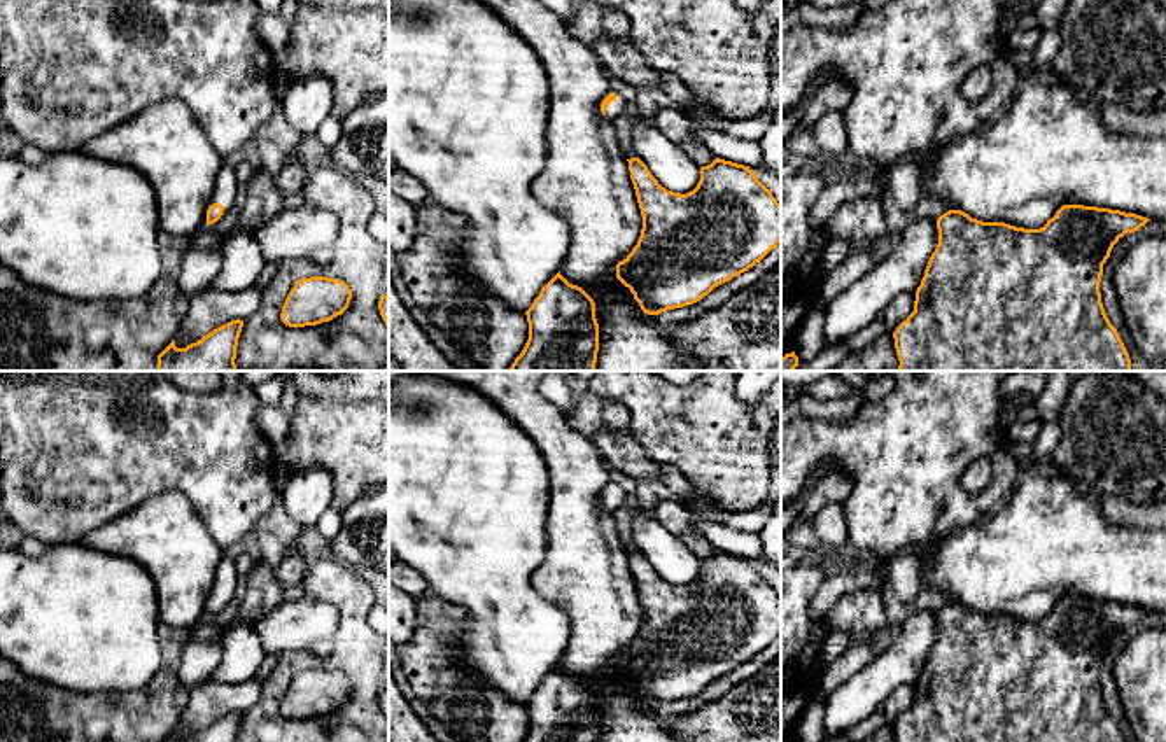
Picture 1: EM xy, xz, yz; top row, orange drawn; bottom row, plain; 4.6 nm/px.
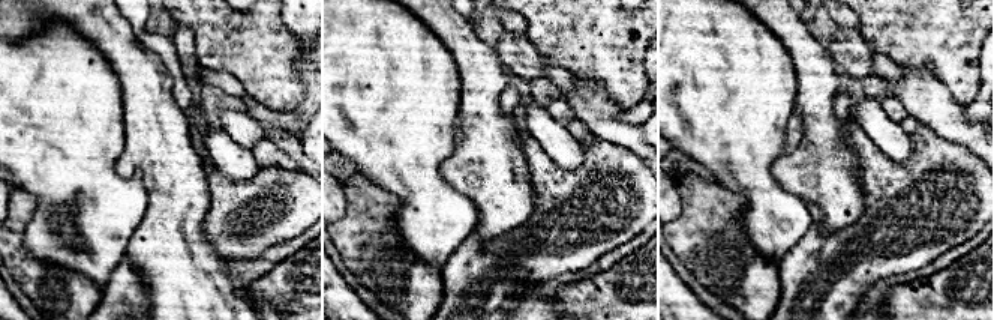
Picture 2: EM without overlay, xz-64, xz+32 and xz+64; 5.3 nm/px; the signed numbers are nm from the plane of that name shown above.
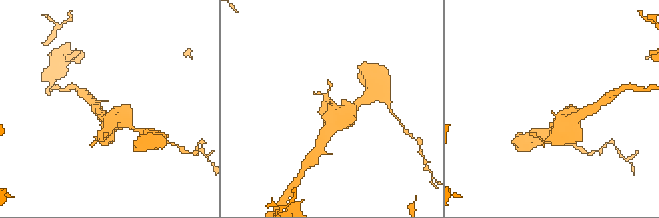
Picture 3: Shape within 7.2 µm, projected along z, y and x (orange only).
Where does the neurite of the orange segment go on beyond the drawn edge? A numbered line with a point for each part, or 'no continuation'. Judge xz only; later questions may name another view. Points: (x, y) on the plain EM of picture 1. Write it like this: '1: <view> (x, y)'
1: xz (615, 501)

